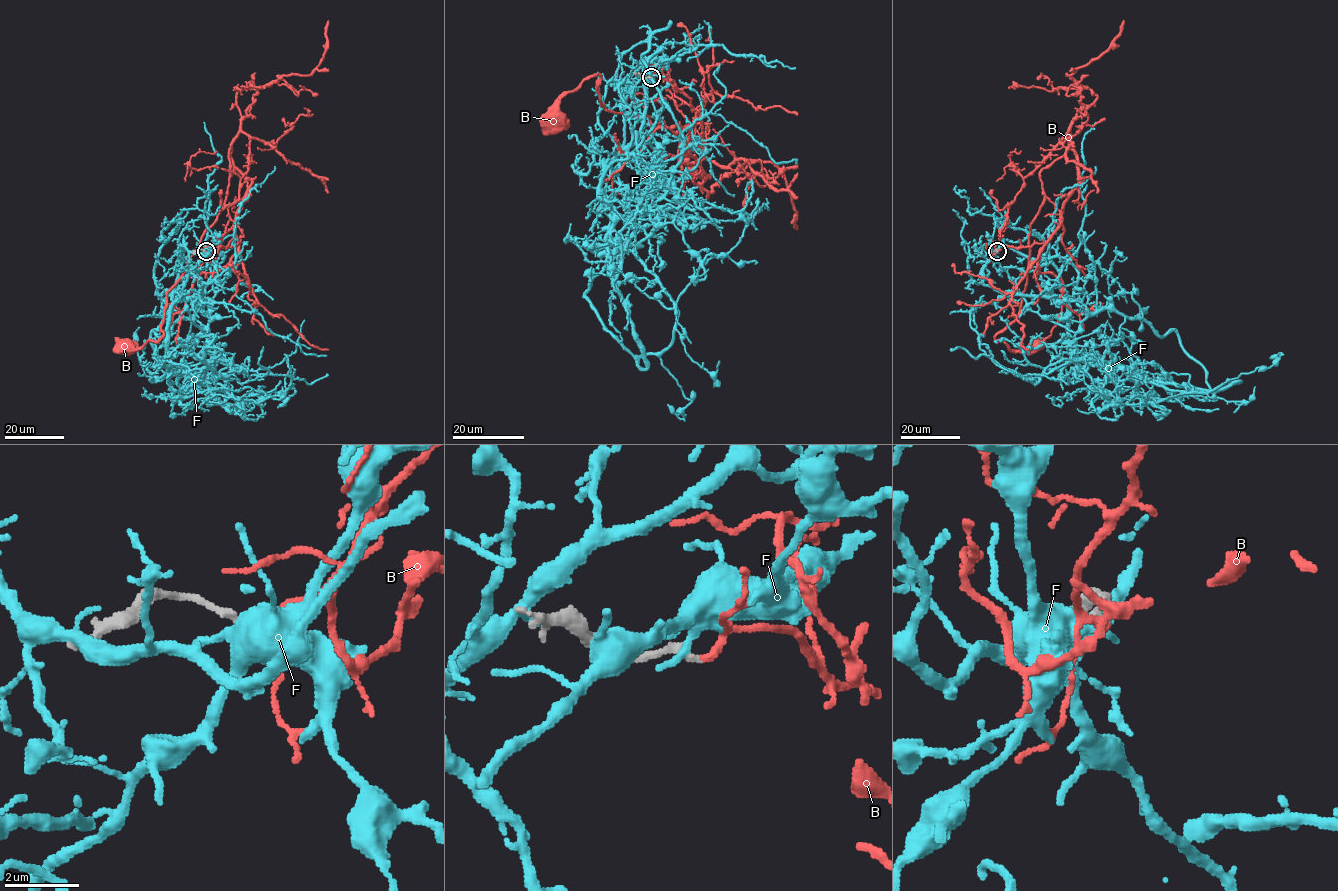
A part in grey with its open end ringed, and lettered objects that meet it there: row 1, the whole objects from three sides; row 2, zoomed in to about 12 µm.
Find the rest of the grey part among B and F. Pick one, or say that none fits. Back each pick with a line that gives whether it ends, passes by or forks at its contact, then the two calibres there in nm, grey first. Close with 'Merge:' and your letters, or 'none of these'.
B: it passes by | 200/150 nm
Merge: B

